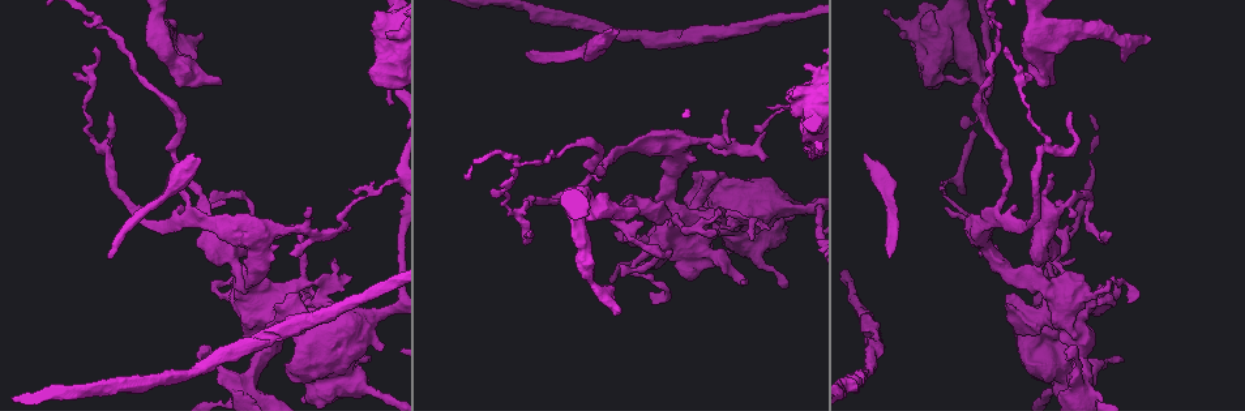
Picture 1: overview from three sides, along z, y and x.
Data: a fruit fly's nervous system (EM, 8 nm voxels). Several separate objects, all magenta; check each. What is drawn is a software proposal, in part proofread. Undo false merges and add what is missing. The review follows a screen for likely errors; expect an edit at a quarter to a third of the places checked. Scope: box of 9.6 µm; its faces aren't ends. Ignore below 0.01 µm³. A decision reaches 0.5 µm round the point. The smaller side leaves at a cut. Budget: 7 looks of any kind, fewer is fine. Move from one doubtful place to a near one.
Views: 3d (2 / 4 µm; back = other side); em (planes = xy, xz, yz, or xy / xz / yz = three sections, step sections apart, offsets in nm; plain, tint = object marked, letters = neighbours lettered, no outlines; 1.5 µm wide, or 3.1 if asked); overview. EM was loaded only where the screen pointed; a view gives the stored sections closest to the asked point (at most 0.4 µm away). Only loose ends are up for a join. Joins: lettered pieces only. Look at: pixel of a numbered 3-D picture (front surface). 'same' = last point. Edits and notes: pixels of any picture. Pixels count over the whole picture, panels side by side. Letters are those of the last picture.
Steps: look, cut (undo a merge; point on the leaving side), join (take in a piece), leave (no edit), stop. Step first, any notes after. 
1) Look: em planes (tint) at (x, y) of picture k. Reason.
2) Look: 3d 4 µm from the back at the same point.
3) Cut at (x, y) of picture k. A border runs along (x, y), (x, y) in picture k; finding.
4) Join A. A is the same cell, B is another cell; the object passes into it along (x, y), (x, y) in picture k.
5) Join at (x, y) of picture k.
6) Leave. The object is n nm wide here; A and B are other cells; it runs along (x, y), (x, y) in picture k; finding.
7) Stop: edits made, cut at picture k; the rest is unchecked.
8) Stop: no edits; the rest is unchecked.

Look: em xz step 4 (tint) at (617, 313) of picture 1. An open end.

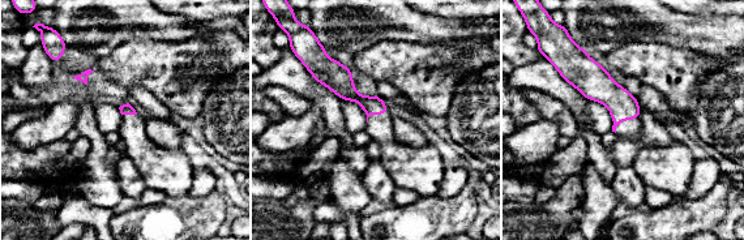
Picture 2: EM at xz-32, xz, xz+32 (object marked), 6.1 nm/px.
Look: em xz step 4 (letters) at the same point.

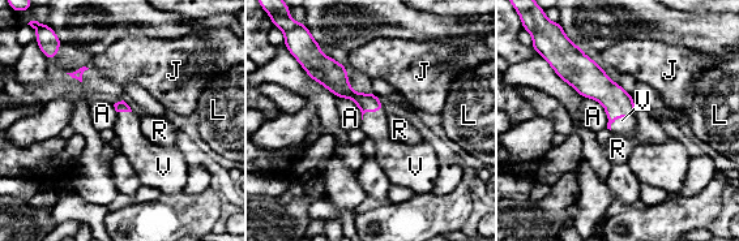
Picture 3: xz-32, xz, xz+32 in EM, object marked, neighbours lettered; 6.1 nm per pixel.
Join V. V is the same cell, A, J, L and R are other cells; the neuron continues.

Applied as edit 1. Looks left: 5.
Look: em xy step 4 (tint) at (344, 218) of picture 1.

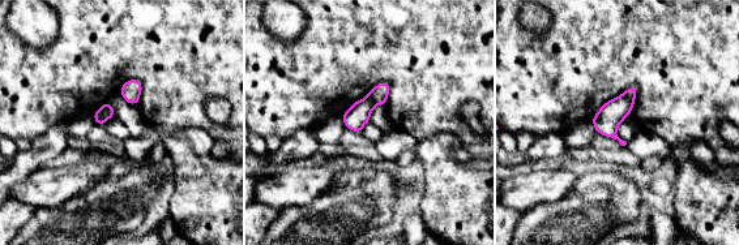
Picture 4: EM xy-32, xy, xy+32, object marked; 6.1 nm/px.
Look: em xy step 4 (letters) at the same point. What lies round it.

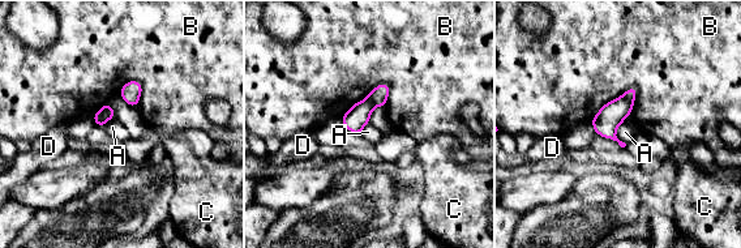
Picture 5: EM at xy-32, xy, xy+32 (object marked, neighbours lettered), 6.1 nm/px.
Cut at (629, 95) of picture 5. A, B, C and D are other cells; a border runs along (621, 95), (632, 106) in picture 5; two neurons meet here.

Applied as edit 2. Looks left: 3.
Stop: edits made, join at picture 3, cut at picture 5; the rest is unchecked.

